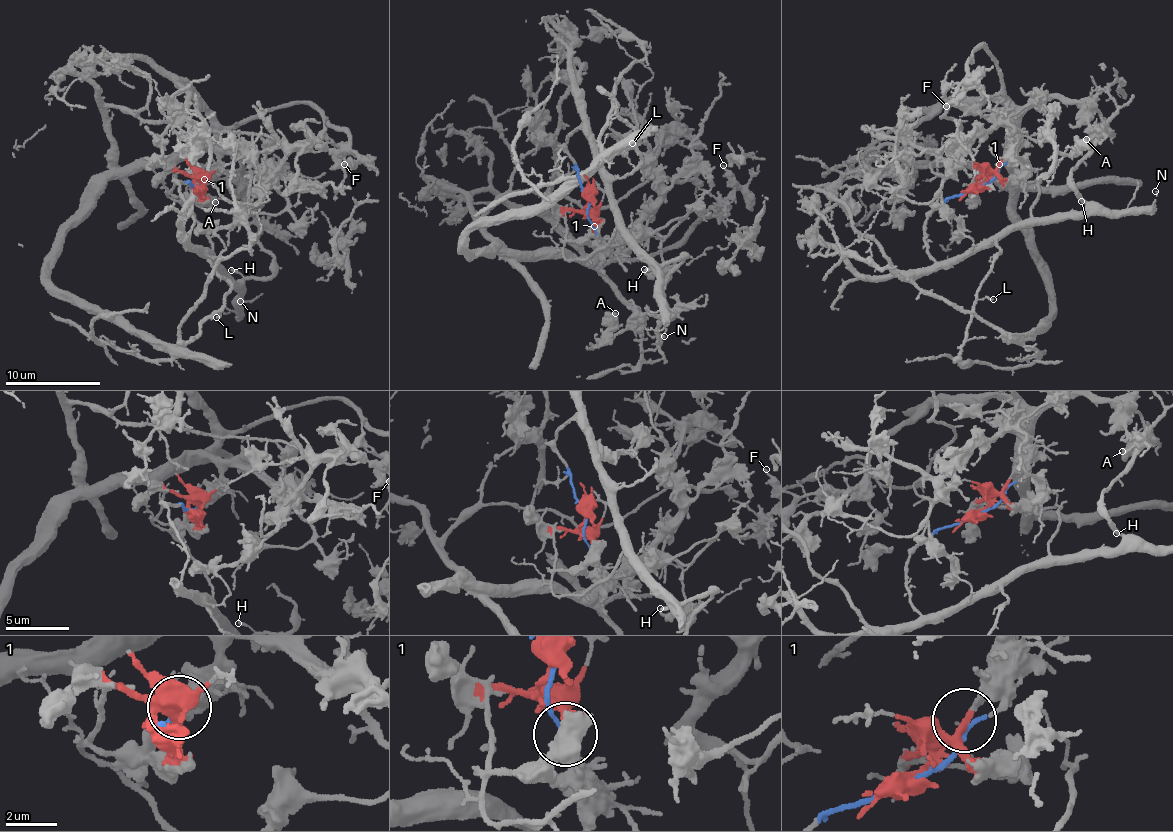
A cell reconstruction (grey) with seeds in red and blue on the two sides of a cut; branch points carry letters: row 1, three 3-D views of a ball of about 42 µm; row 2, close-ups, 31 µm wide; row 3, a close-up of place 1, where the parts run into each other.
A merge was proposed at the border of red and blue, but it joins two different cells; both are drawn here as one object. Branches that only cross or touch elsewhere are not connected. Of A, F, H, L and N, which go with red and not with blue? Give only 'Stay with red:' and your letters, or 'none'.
Stay with red: A, F

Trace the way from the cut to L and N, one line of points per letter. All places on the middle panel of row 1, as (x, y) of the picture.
L: (588, 199), (566, 149), (569, 133), (588, 120), (585, 138), (615, 177), (641, 161), (635, 129), (633, 143)
N: (588, 199), (567, 142), (569, 133), (588, 120), (590, 147), (611, 206), (627, 241), (658, 272), (664, 335)

